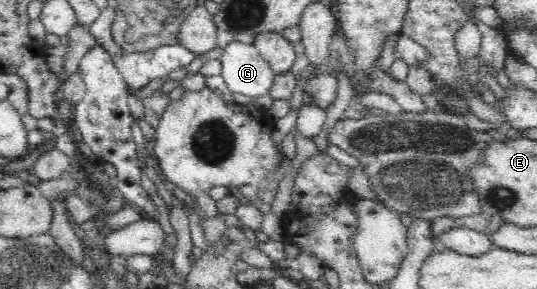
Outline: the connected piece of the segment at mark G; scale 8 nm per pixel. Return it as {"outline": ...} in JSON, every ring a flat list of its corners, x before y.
{"outline":[[230,42,221,57,221,76,238,99,254,100,274,86,277,75,252,44]]}

